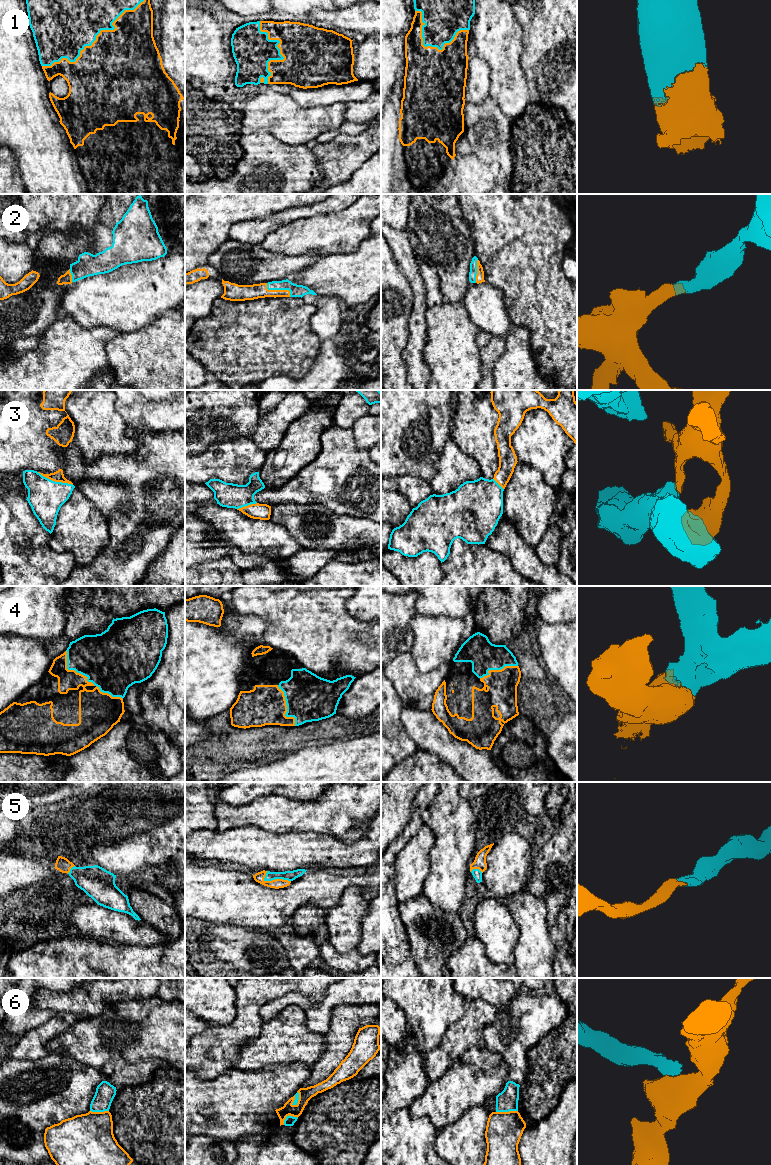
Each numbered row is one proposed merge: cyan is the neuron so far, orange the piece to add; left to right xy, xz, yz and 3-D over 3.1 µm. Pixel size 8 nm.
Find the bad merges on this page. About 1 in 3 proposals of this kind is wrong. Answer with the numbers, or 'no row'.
6

